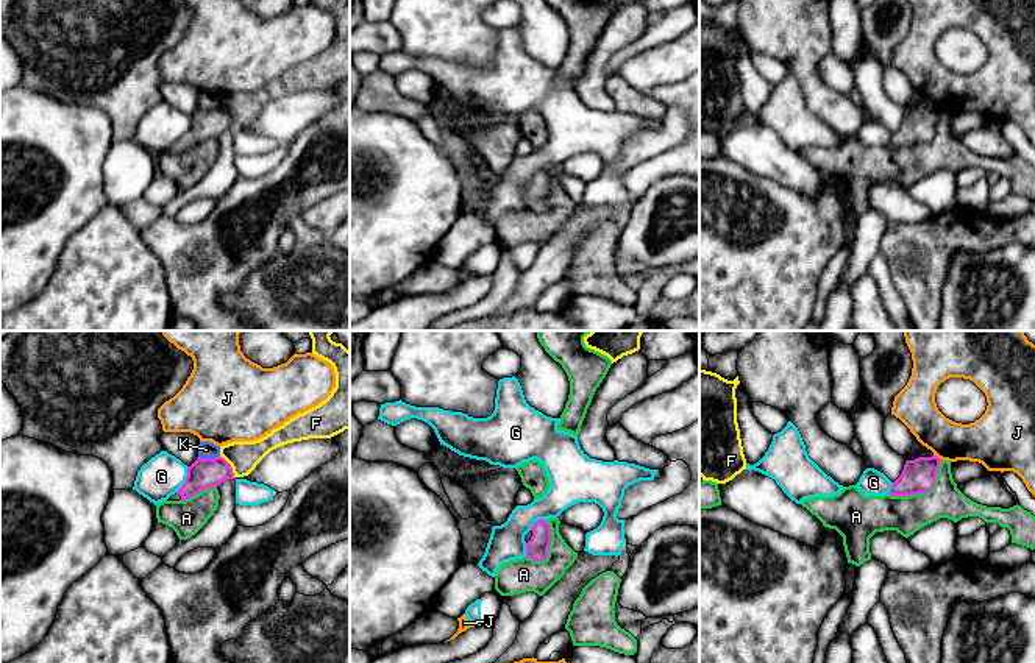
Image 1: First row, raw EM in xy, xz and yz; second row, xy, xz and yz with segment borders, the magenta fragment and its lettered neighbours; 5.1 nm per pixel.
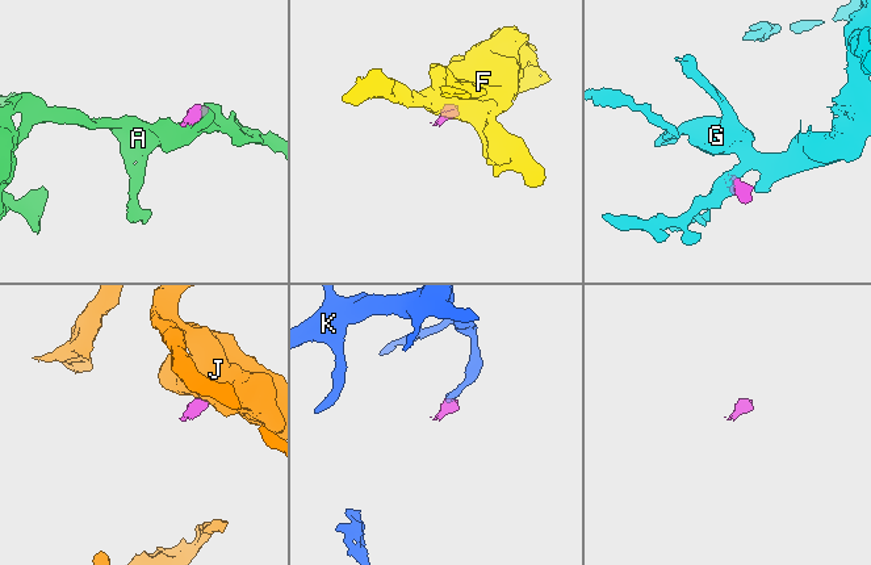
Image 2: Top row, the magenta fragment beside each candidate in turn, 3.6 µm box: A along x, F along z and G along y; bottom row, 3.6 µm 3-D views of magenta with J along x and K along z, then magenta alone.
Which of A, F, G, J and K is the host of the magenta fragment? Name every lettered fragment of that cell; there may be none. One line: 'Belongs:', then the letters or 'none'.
Belongs: none

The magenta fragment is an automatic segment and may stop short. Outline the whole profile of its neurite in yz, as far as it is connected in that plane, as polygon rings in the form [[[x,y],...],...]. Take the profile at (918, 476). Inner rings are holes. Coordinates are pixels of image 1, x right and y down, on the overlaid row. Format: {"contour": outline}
{"contour": [[[937,456],[907,460],[901,476],[891,484],[891,496],[912,496],[929,493],[935,485],[935,477],[943,460]]]}

